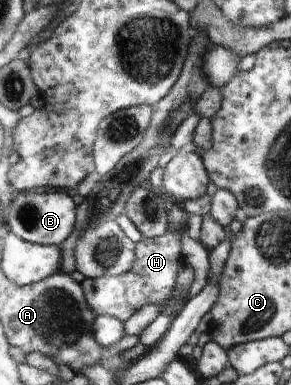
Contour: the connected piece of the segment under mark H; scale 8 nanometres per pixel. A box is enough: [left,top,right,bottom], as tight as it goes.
[81,229,184,322]

